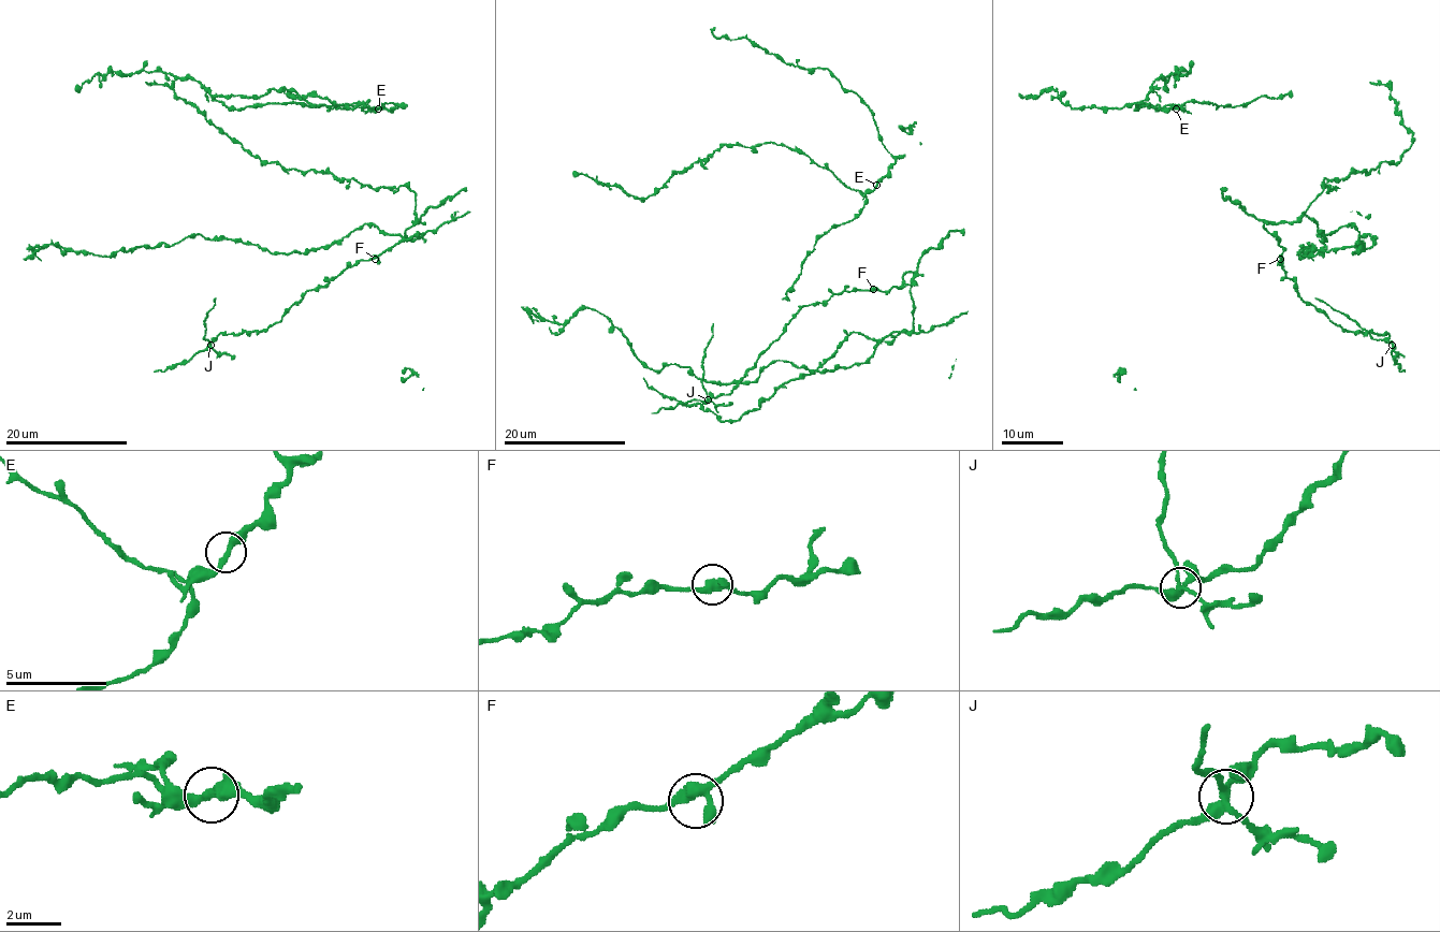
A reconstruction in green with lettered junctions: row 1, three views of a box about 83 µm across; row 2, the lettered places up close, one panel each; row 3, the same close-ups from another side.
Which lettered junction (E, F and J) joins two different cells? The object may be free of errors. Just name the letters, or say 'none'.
J

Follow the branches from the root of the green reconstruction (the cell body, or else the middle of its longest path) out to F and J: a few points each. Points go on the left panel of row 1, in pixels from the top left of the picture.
F: (350, 179), (374, 188), (404, 185), (415, 194), (415, 220), (412, 223), (415, 223), (396, 244), (375, 259)
J: (350, 179), (407, 187), (415, 223), (309, 289), (278, 321), (209, 345)

